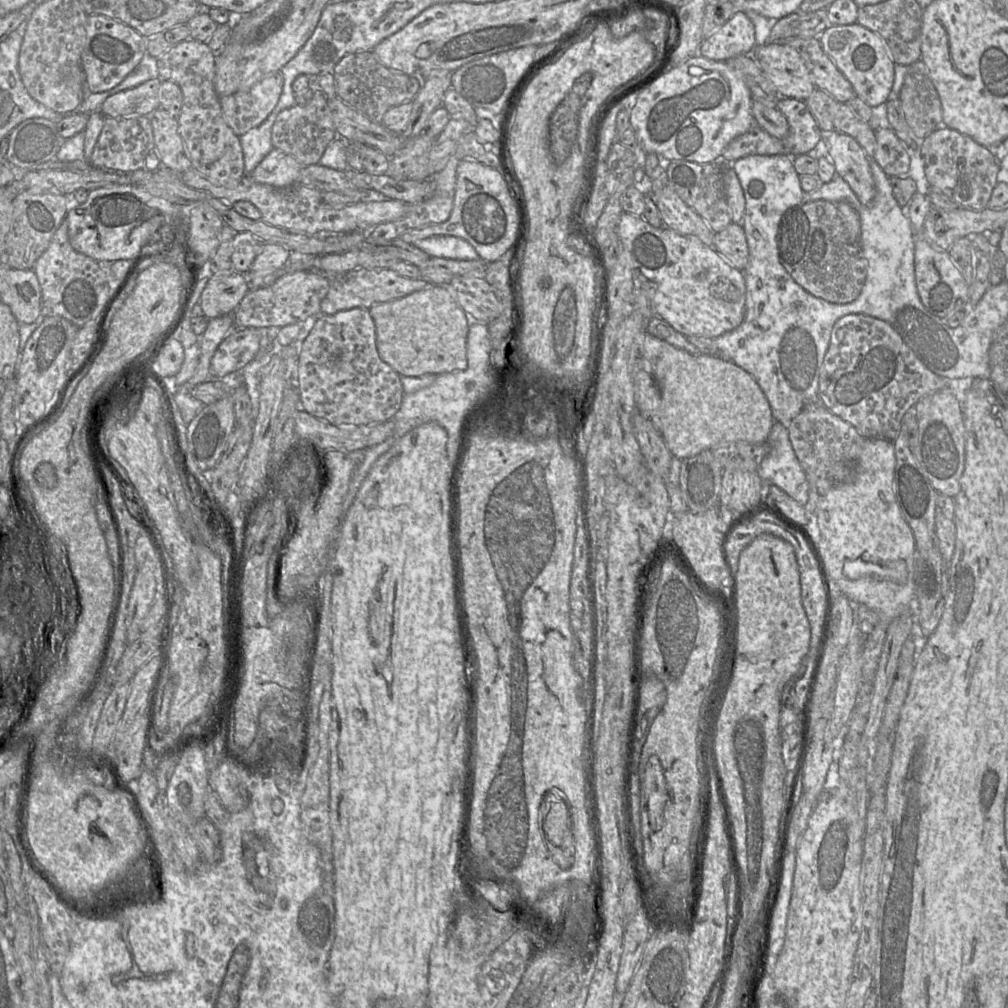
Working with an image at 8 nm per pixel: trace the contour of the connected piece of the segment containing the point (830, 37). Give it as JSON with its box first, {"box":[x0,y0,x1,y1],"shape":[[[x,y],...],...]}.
{"box":[819,22,894,107],"shape":[[[857,22],[849,25],[828,25],[819,35],[823,51],[851,83],[856,97],[870,107],[886,103],[894,82],[894,61],[883,39]]]}

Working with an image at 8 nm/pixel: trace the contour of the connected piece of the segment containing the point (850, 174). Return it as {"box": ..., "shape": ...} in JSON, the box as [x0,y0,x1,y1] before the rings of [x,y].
{"box":[823,130,876,204],"shape":[[[832,130],[823,132],[825,153],[862,204],[869,204],[876,195],[869,158],[859,143],[851,136]]]}

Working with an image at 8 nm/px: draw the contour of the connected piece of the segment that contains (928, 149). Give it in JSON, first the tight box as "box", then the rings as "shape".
{"box":[920,126,1000,208],"shape":[[[940,126],[922,139],[920,152],[926,178],[933,188],[940,190],[961,208],[987,208],[992,191],[998,183],[1000,169],[993,148],[982,146],[954,129]]]}

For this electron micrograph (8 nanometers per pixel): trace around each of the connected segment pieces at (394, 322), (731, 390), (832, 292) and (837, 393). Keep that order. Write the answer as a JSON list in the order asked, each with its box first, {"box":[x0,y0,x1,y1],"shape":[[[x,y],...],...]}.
[{"box":[369,284,469,376],"shape":[[[428,284],[426,288],[405,297],[375,304],[369,308],[369,312],[376,327],[378,354],[399,376],[440,375],[467,369],[466,343],[469,322],[447,285]]]},{"box":[641,332,774,458],"shape":[[[648,332],[641,345],[641,356],[648,361],[661,393],[661,404],[652,423],[674,457],[689,458],[720,443],[737,440],[760,443],[767,440],[774,423],[772,411],[760,386],[746,370],[718,355],[692,354]]]},{"box":[775,199,868,304],"shape":[[[819,199],[788,208],[778,223],[775,244],[780,263],[807,292],[837,304],[850,303],[860,295],[868,269],[867,260],[863,256],[861,236],[858,238],[848,230],[836,203]]]},{"box":[818,314,951,441],"shape":[[[865,314],[839,318],[820,367],[818,399],[865,438],[893,441],[907,409],[922,397],[945,389],[951,379],[929,370],[886,321]]]}]

